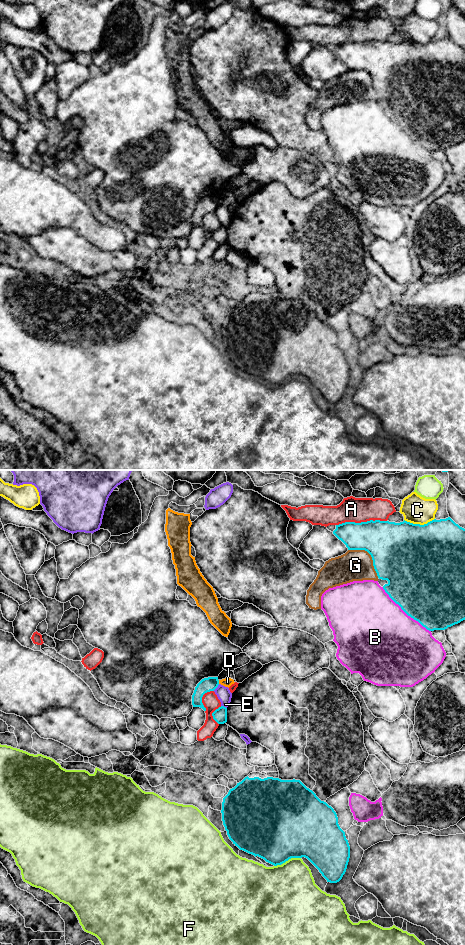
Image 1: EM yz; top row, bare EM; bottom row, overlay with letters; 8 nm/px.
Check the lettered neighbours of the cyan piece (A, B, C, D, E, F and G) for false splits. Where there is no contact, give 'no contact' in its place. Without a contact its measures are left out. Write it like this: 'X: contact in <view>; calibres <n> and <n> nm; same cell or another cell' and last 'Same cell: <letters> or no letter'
A: contact in yz; calibres 320 and 200 nm; another cell
B: contact in yz; calibres 500 and 500 nm; another cell
C: contact in yz; calibres 500 and 220 nm; another cell
D: contact in yz; calibres 110 and 80 nm; another cell
E: contact in yz; calibres 110 and 120 nm; another cell
F: contact in yz; calibres 500 and 400 nm; another cell
G: contact in yz; calibres 480 and 260 nm; another cell
Same cell: no letter

